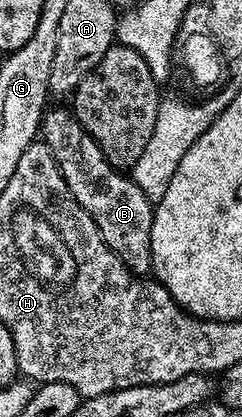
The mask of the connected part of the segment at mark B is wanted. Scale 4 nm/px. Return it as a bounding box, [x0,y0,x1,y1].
[42,107,155,277]

